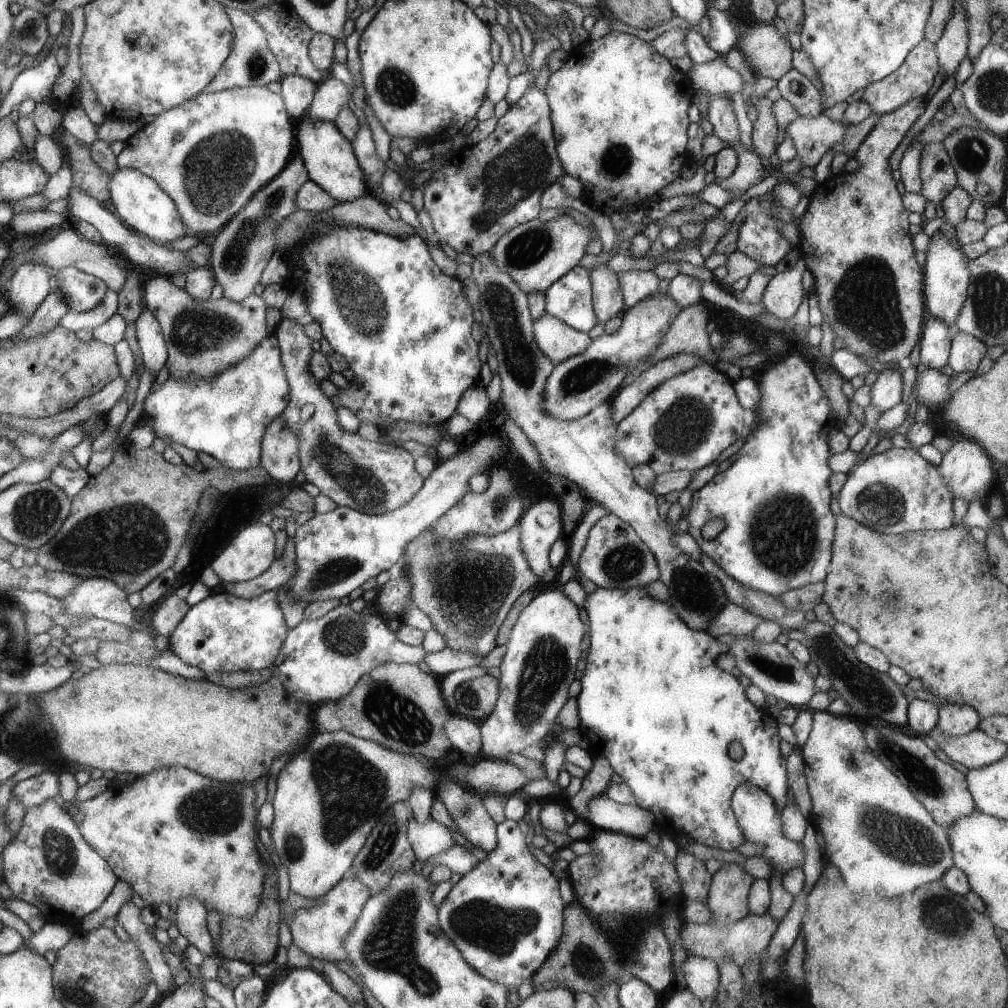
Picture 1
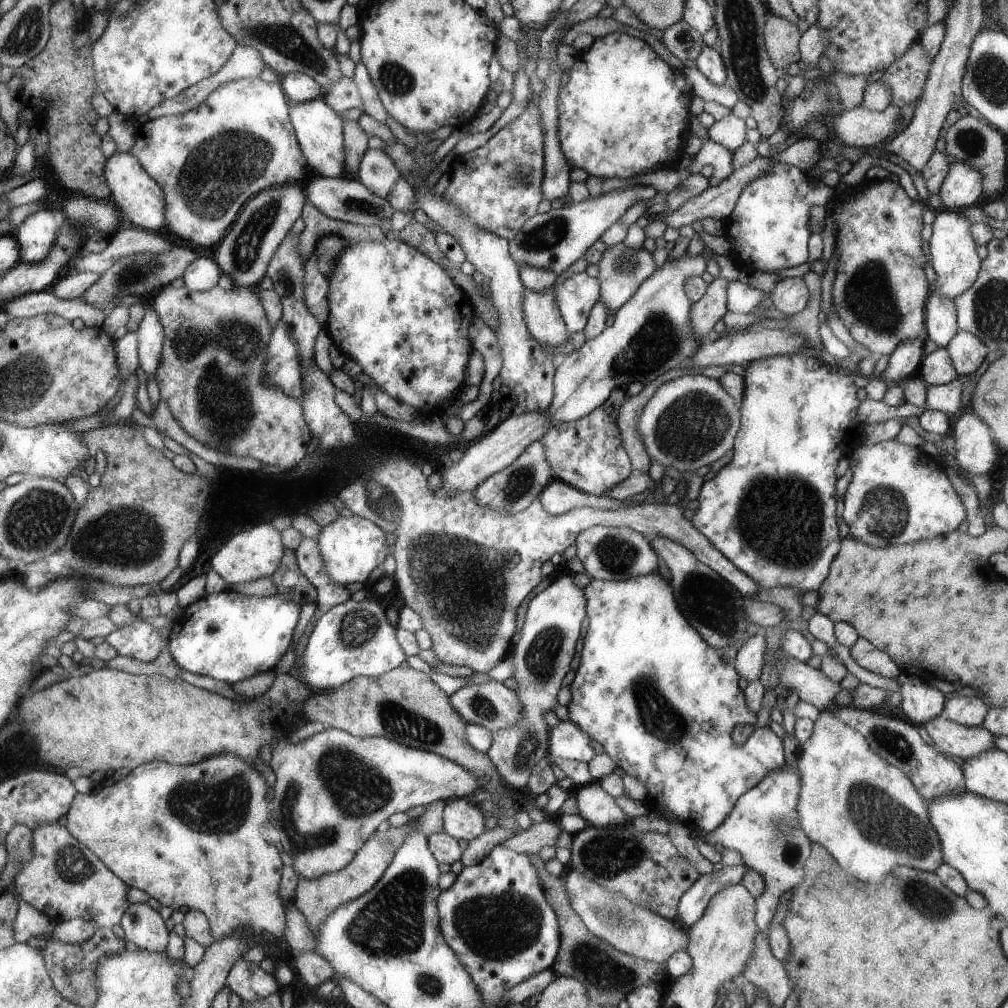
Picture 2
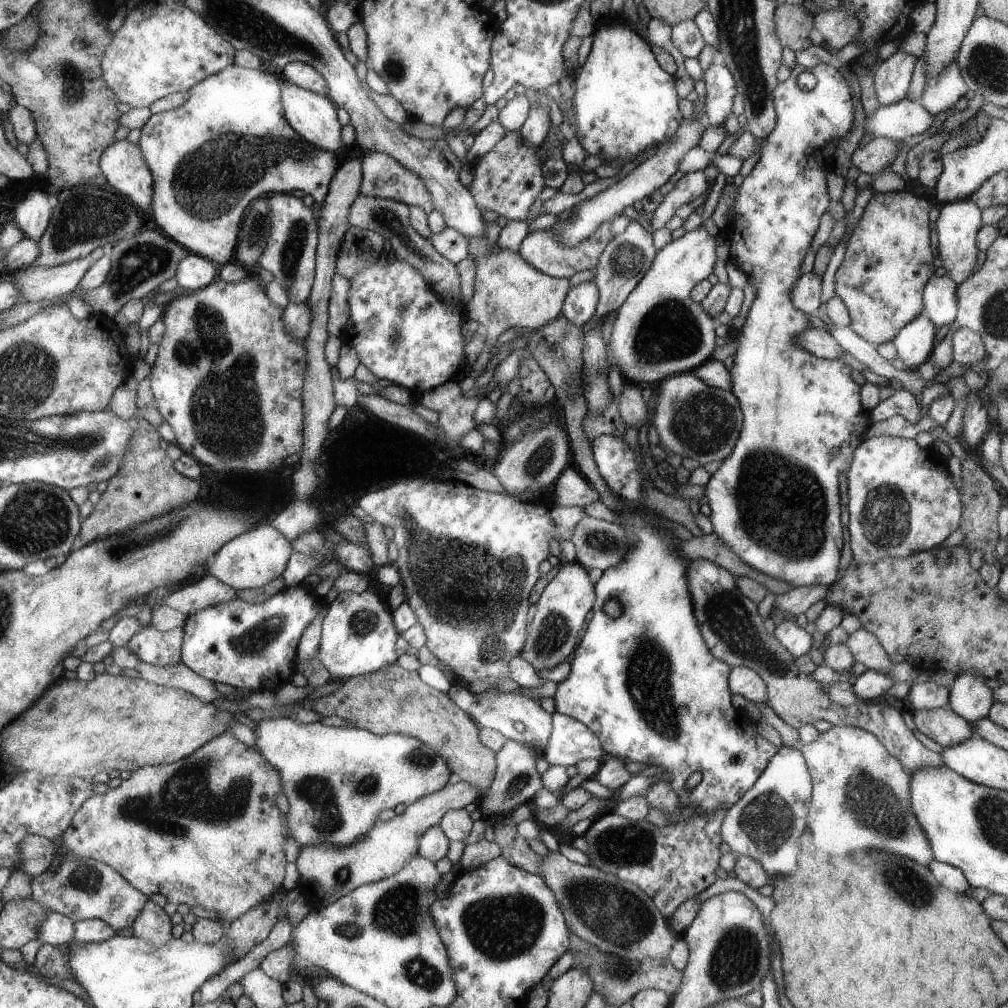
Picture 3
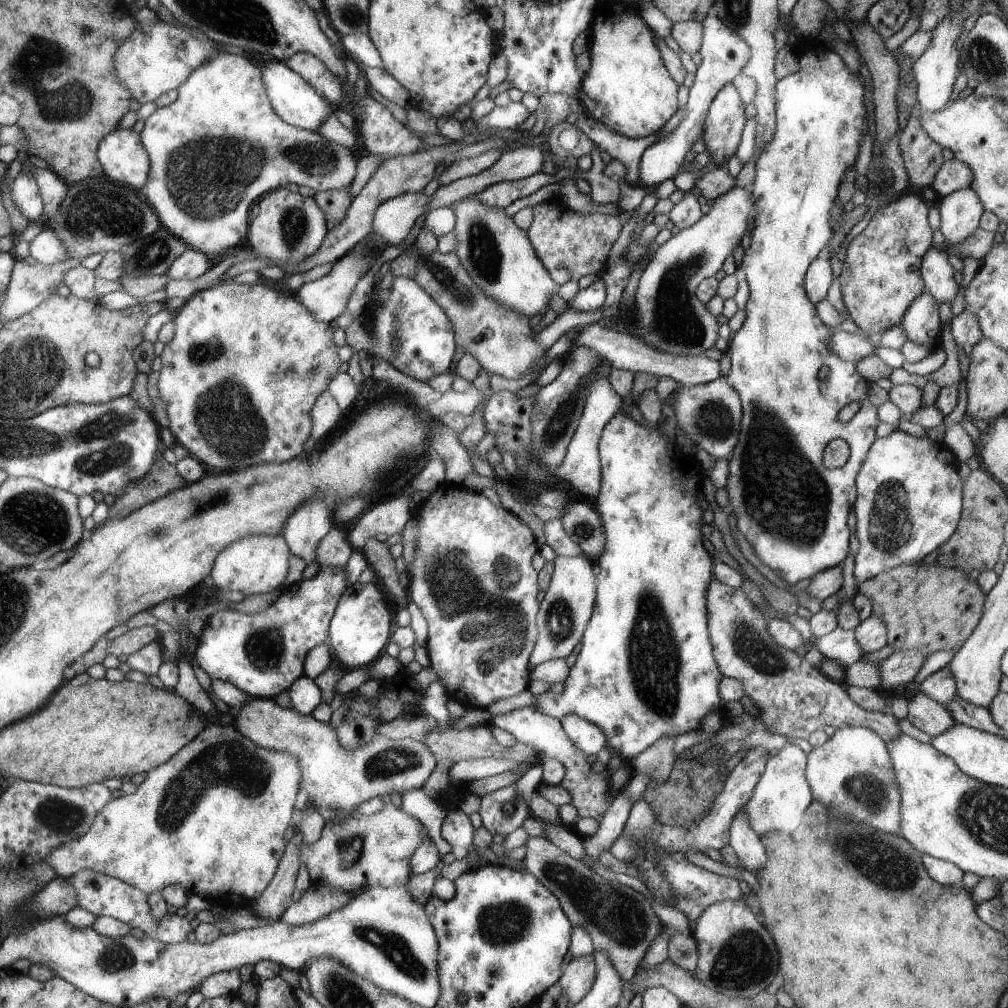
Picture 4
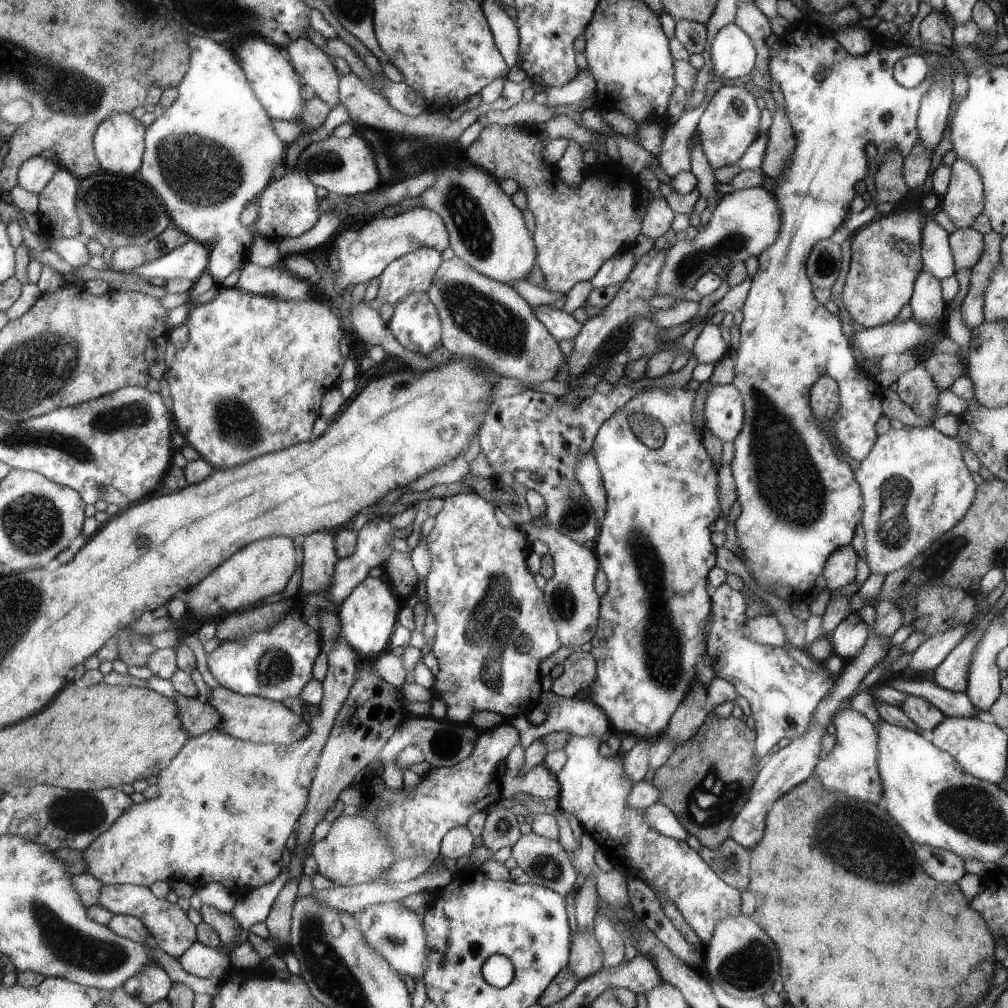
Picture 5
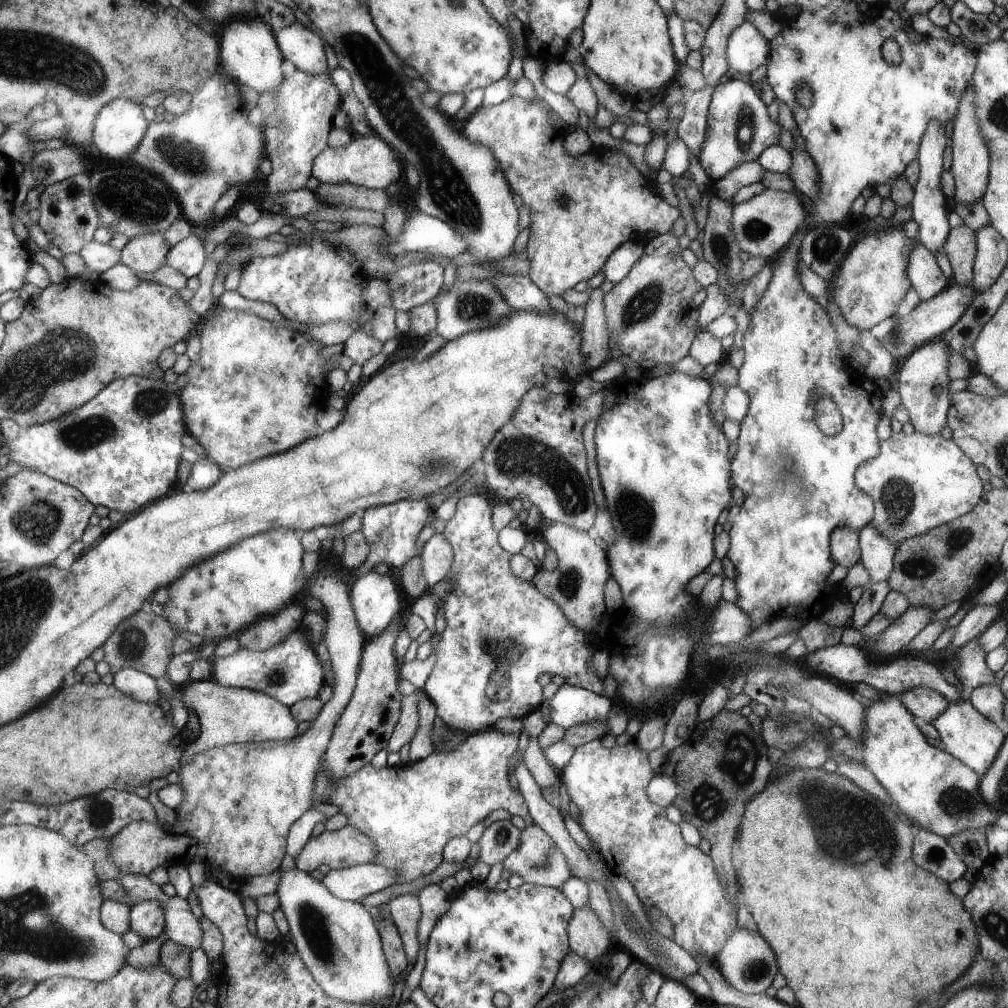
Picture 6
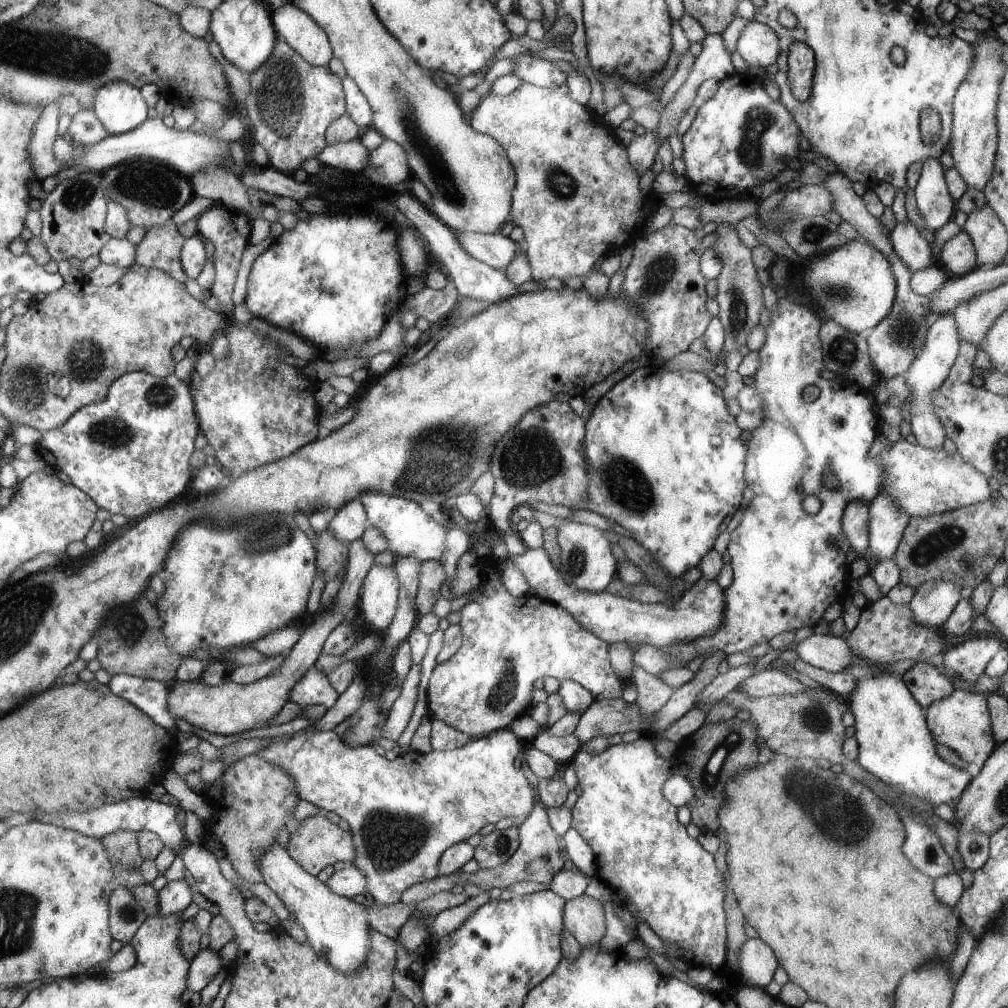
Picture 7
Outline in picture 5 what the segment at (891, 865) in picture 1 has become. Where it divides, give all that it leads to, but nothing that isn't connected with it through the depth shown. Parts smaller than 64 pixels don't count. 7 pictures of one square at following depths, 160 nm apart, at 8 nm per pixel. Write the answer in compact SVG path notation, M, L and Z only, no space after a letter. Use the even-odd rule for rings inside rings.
M851 705L834 715L832 723L836 728L836 746L817 764L812 777L818 777L823 787L830 792L843 792L850 798L881 806L883 786L878 770L877 728Z

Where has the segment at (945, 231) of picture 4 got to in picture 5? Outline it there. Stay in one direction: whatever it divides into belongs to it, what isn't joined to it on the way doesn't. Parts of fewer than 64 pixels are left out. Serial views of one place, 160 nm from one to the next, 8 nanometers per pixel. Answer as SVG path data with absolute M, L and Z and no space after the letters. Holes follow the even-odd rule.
M962 157L954 161L951 171L947 191L940 198L940 210L948 214L956 229L970 227L983 212L985 194L980 171Z

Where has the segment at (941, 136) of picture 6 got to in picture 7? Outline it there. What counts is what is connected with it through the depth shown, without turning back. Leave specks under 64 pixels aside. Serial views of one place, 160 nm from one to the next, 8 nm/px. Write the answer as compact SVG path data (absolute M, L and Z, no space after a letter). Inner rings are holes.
M938 159L923 160L923 169L913 191L926 228L936 231L953 220L957 204L950 196L944 168Z

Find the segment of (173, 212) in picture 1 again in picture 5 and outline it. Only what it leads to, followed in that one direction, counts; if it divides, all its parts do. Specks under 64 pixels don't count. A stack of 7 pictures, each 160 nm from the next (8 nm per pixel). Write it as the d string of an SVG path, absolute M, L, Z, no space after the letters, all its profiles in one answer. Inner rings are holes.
M114 113L94 134L95 155L102 172L132 176L143 162L144 126L132 113Z

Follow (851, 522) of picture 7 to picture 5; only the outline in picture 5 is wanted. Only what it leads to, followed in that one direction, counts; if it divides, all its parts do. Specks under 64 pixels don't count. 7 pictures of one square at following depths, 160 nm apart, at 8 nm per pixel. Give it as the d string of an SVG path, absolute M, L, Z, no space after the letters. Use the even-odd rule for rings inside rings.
M851 544L834 549L834 552L829 554L823 570L828 592L854 582L858 557Z

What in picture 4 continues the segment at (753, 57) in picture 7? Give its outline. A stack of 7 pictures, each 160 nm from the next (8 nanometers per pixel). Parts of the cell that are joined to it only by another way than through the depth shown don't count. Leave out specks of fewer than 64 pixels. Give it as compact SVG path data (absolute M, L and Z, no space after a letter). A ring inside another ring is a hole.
M714 13L702 20L702 30L703 38L699 51L700 56L702 56L702 64L698 66L698 72L695 73L694 86L689 88L688 101L684 107L685 114L682 116L676 130L646 148L641 155L638 182L642 182L640 188L647 191L652 186L658 186L658 184L662 184L668 179L674 179L677 176L680 167L686 163L685 157L692 150L692 144L698 138L702 138L704 122L714 96L728 82L732 82L736 76L739 76L744 66L748 64L748 60L750 60L750 48L748 48L746 40L742 36L738 36L732 28L728 28Z

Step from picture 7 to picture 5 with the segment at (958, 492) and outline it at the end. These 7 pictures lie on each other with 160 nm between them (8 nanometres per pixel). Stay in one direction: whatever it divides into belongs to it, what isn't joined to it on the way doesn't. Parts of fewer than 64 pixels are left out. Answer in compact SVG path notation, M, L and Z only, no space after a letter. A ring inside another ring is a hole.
M932 425L912 430L892 428L876 439L868 456L850 463L863 498L861 524L866 539L866 564L872 573L885 577L907 565L958 524L977 495L976 482L963 459L963 446L956 437L942 434Z

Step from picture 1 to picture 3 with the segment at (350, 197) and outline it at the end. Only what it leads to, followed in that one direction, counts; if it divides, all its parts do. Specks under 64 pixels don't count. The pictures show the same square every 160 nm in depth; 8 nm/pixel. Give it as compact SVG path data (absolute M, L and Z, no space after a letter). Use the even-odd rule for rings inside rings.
M290 81L282 82L283 113L288 124L301 137L315 144L318 148L328 149L330 152L338 152L341 146L341 128L343 127L336 118L336 106L330 102L330 98L320 93L299 87Z

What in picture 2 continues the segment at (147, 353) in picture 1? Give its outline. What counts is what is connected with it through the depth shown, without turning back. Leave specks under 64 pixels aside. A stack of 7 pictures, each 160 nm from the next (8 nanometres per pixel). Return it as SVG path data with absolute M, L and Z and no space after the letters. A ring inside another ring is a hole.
M145 310L136 334L139 336L139 363L147 376L154 376L161 361L165 332L156 311Z

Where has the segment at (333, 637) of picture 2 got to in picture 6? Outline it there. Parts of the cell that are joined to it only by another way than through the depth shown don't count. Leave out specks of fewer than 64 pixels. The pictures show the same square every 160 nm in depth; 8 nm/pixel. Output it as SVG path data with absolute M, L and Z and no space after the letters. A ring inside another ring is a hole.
M368 571L349 587L359 629L369 640L382 635L400 610L400 590L388 574Z

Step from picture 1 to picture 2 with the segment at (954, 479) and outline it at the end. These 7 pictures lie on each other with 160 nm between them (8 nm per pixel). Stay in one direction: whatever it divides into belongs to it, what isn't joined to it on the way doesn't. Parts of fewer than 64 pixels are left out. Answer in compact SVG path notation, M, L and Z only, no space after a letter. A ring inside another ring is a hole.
M965 412L952 428L956 454L951 459L954 467L981 475L988 474L998 462L1000 448L991 437L990 427L973 412Z

